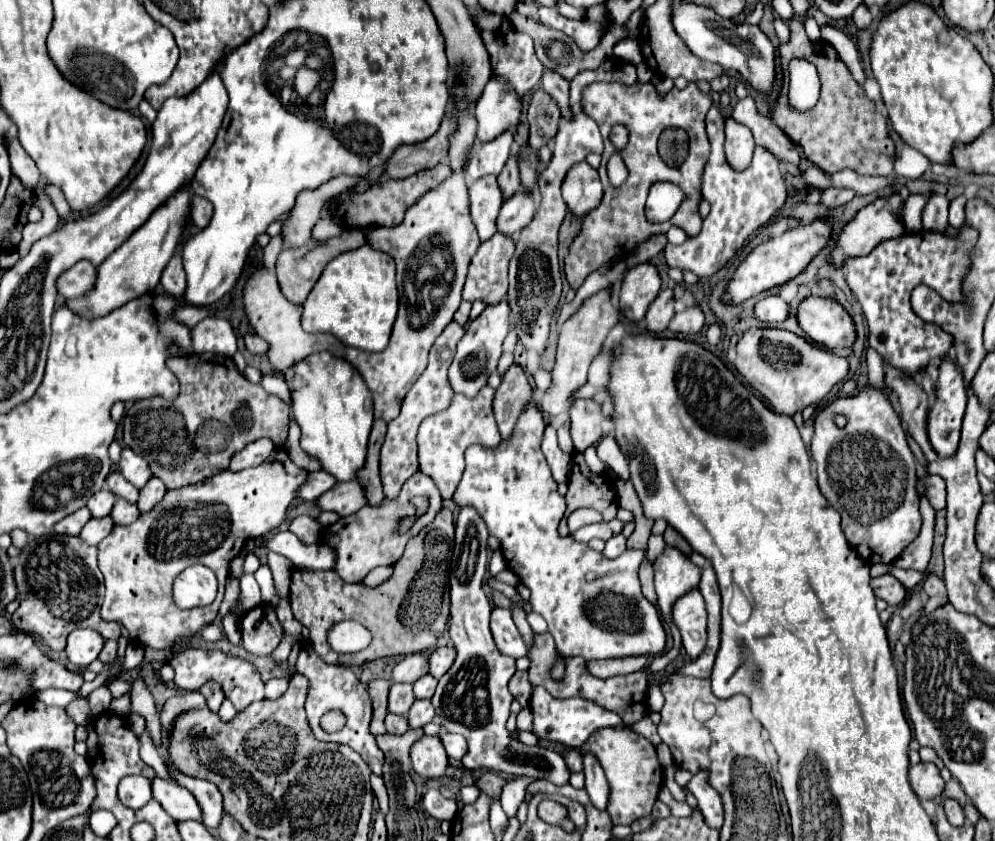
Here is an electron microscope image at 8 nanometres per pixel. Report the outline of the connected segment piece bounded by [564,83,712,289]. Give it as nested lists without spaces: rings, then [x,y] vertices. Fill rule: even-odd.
[[[592,83],[582,91],[582,109],[598,123],[604,137],[604,153],[598,169],[604,185],[604,199],[594,211],[584,217],[582,229],[564,259],[564,273],[572,289],[578,289],[584,279],[604,263],[628,255],[636,245],[644,243],[648,237],[666,233],[672,225],[682,227],[688,237],[696,237],[700,233],[700,183],[710,153],[704,117],[710,107],[712,95],[702,93],[696,83],[688,83],[684,89],[674,87],[664,97],[658,95],[652,83]],[[616,123],[622,123],[630,129],[630,141],[622,151],[622,159],[628,167],[628,179],[622,183],[622,187],[612,187],[606,177],[606,163],[614,153],[614,145],[610,143],[608,133]],[[658,181],[676,183],[686,193],[686,199],[672,219],[664,223],[650,223],[644,215],[644,203],[650,187]]]

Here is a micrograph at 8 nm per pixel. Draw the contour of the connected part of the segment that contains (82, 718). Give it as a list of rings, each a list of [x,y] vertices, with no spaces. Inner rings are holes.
[[[86,698],[75,700],[65,709],[68,716],[78,725],[87,725],[92,719],[92,713],[90,713],[90,707]]]

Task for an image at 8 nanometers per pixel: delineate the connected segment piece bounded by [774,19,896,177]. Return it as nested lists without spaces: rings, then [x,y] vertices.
[[[792,19],[790,23],[790,43],[780,45],[780,63],[786,69],[792,59],[806,59],[810,61],[820,75],[820,99],[818,103],[808,111],[796,111],[788,103],[788,91],[786,85],[782,89],[782,95],[776,101],[774,107],[774,121],[776,125],[786,131],[802,149],[804,155],[818,165],[826,173],[836,173],[842,169],[852,169],[858,175],[894,175],[894,161],[896,161],[896,149],[894,141],[888,135],[886,119],[874,109],[874,103],[866,97],[864,89],[854,81],[842,59],[838,57],[836,49],[826,43],[812,43],[802,27],[800,19]]]

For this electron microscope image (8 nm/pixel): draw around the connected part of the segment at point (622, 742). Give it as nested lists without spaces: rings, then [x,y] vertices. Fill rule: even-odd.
[[[608,727],[594,731],[584,743],[582,751],[594,753],[604,767],[606,779],[610,783],[606,811],[610,813],[614,825],[630,825],[632,821],[650,815],[652,805],[656,803],[658,791],[662,787],[662,767],[656,759],[656,749],[648,739],[628,727]]]

